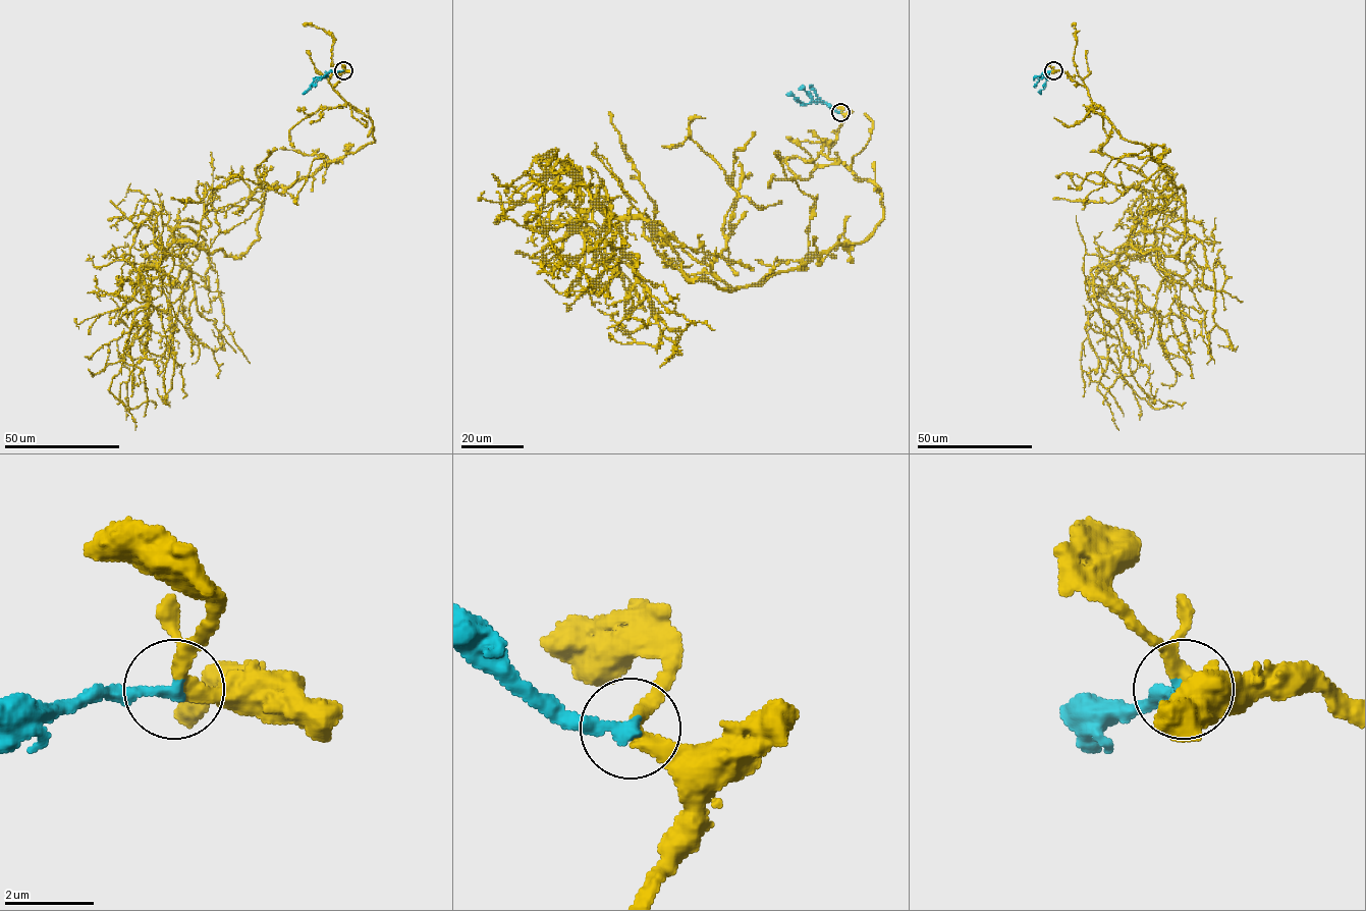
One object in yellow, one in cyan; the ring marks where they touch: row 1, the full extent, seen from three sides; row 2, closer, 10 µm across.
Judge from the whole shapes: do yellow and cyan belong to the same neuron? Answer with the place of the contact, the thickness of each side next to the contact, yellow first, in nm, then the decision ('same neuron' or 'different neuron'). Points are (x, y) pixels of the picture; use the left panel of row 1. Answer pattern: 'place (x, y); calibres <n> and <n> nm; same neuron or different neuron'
place (343, 70); calibres 280 and 320 nm; same neuron

